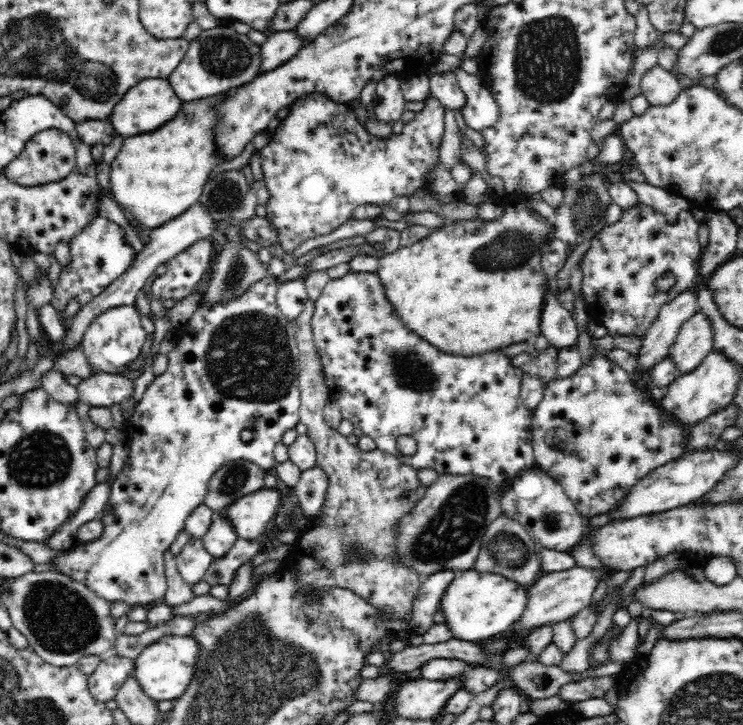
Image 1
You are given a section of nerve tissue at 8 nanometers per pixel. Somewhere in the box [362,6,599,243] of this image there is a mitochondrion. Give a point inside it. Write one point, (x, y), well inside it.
(548, 65)

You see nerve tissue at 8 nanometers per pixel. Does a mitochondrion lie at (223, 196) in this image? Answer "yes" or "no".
yes

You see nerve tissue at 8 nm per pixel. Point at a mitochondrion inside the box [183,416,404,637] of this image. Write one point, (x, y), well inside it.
(233, 479)

